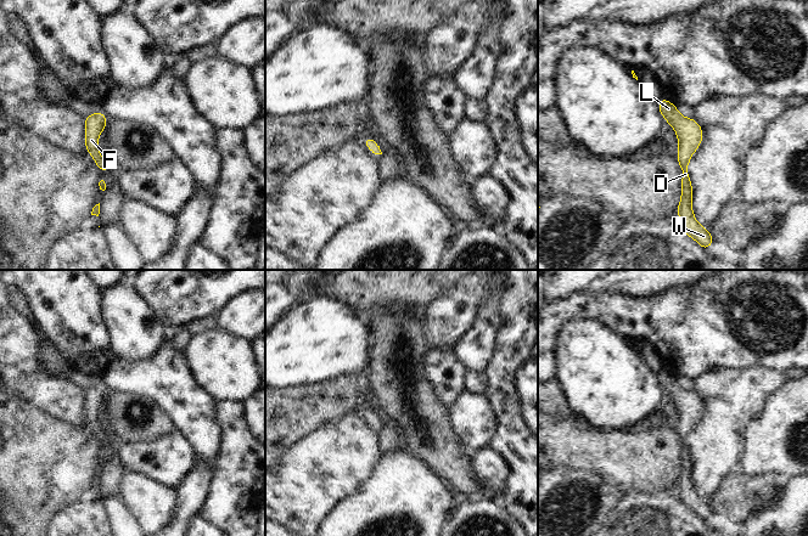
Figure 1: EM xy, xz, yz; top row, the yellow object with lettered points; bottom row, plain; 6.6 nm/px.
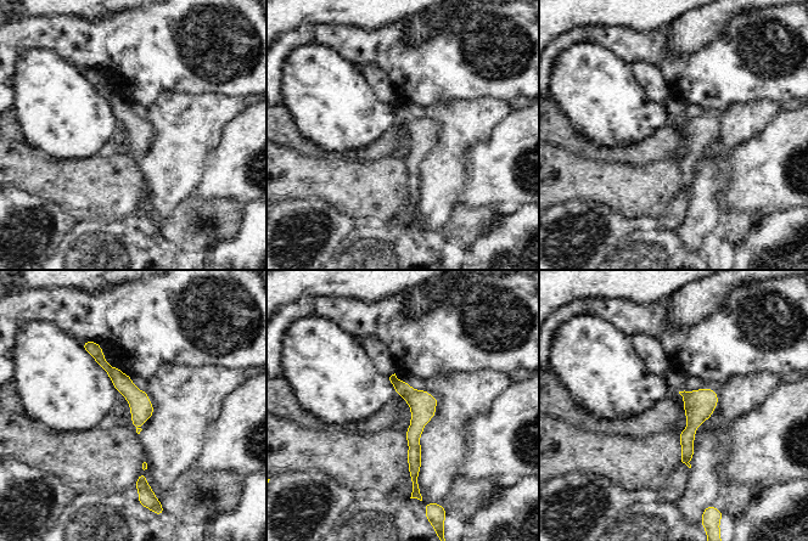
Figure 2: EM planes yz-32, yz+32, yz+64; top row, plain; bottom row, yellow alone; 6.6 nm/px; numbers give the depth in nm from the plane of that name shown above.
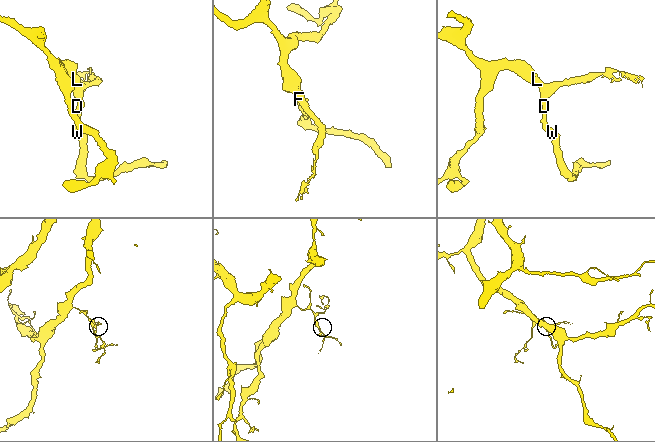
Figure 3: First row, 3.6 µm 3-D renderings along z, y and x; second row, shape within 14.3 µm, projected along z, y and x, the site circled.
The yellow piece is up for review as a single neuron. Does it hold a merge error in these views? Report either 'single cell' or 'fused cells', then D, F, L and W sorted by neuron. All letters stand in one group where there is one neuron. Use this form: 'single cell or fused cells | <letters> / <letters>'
single cell | D F L W

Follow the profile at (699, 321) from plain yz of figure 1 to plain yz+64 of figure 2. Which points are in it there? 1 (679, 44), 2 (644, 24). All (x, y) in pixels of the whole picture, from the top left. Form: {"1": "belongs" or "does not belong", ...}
{"1": "does not belong", "2": "does not belong"}

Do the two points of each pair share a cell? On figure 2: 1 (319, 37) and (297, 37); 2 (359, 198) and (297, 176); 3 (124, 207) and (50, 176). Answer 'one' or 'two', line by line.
1: one
2: one
3: one

